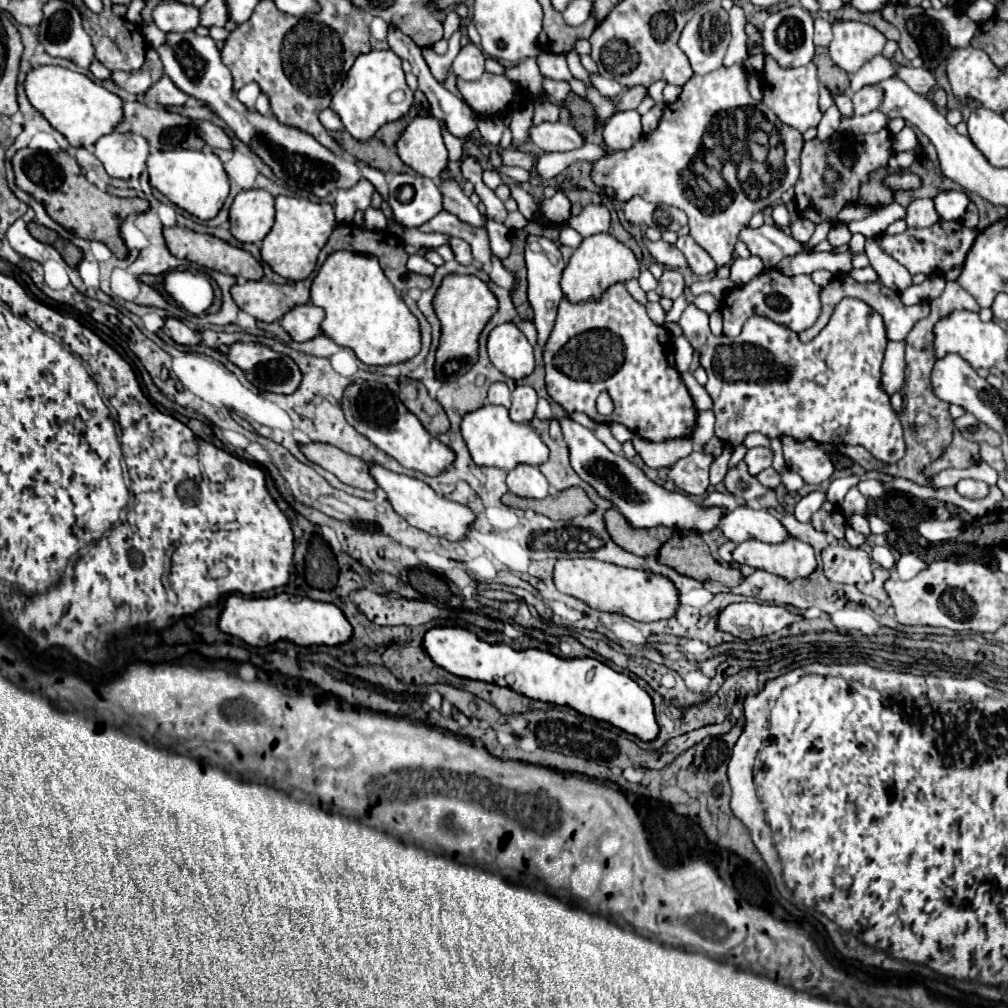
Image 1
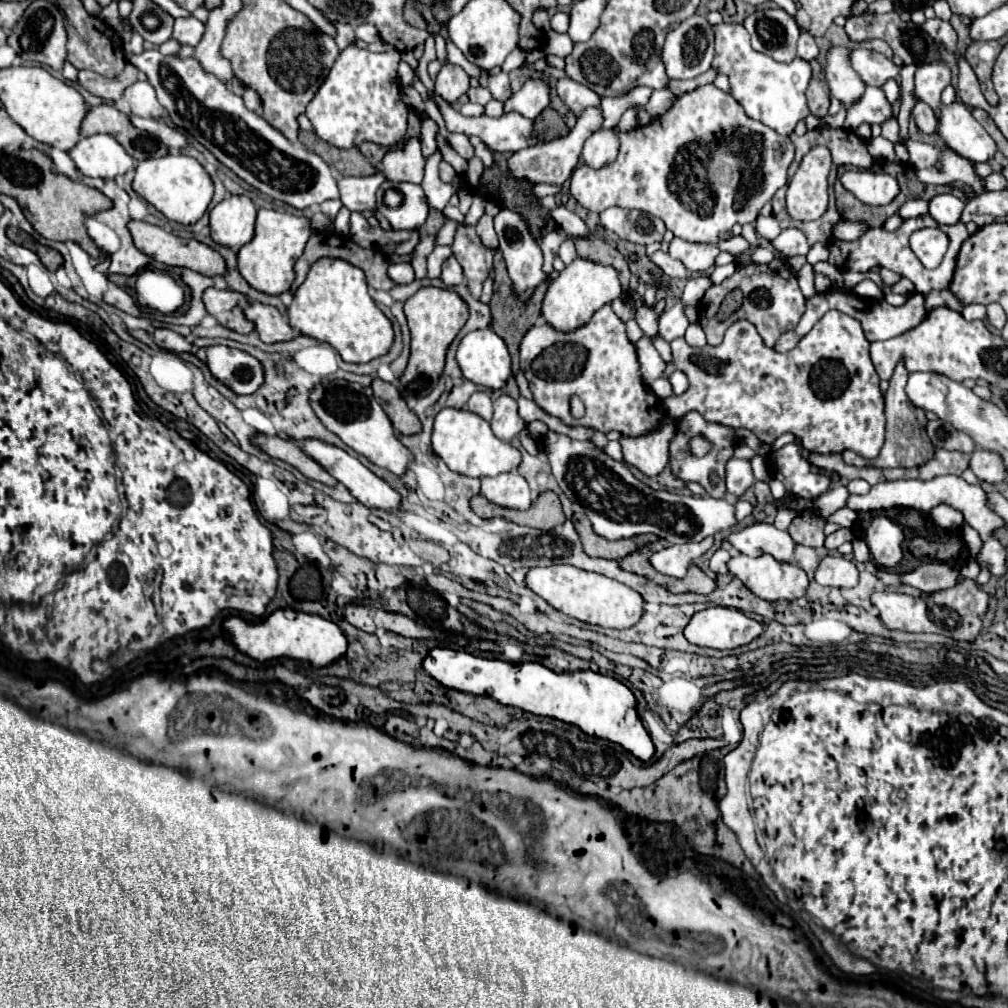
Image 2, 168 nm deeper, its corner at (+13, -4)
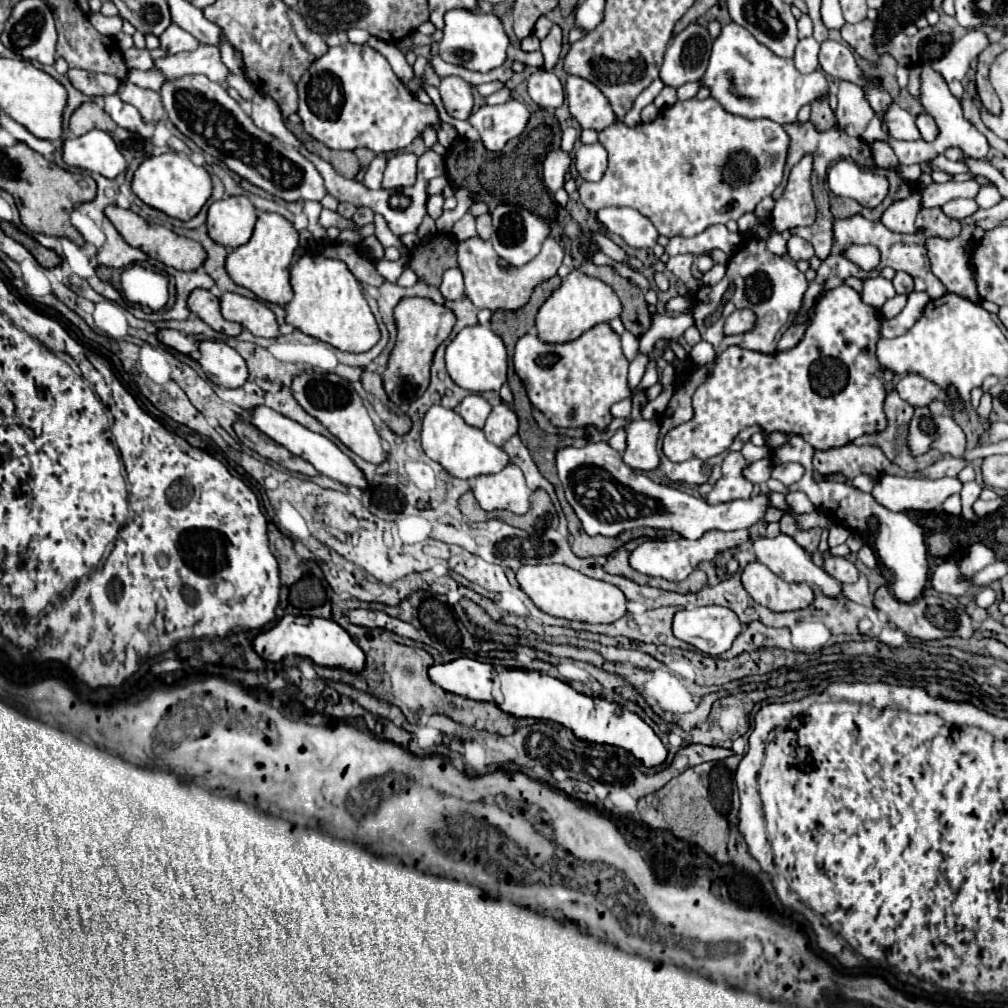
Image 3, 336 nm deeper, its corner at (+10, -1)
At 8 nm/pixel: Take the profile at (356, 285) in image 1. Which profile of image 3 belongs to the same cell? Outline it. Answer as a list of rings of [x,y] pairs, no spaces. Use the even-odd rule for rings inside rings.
[[[304,253],[290,267],[290,283],[294,299],[286,305],[286,323],[300,329],[304,335],[350,353],[362,353],[376,345],[380,339],[376,319],[362,295],[360,283],[342,261]]]

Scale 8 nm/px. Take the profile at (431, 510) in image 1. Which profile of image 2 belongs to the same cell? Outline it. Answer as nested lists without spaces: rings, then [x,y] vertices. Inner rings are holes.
[[[303,440],[299,442],[299,446],[303,448],[303,452],[311,458],[315,458],[333,478],[337,478],[343,486],[349,488],[349,492],[367,508],[377,508],[377,510],[385,510],[385,512],[399,512],[401,510],[401,494],[397,490],[393,490],[383,478],[375,476],[367,466],[363,466],[357,458],[349,456],[345,450],[325,444],[321,440]]]

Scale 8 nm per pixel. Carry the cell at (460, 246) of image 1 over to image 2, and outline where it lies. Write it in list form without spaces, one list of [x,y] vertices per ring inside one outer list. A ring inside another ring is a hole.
[[[449,256],[449,260],[445,260],[443,264],[443,272],[441,272],[441,280],[445,282],[445,286],[457,286],[463,282],[463,268],[459,266],[455,256]]]

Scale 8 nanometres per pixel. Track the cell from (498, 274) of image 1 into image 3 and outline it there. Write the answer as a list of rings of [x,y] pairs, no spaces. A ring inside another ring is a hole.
[[[480,237],[466,239],[458,245],[458,265],[464,275],[464,293],[474,303],[476,309],[490,309],[490,311],[518,311],[520,307],[524,307],[528,303],[532,291],[540,283],[544,283],[556,275],[558,267],[562,265],[562,257],[564,257],[564,249],[552,237],[548,237],[544,241],[540,255],[536,255],[532,261],[528,261],[526,265],[522,265],[518,269],[516,267],[504,269],[498,263],[500,257],[496,255],[492,243],[484,241]]]

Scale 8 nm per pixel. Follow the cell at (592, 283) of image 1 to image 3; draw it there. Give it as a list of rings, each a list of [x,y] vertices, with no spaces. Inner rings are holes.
[[[572,269],[572,273],[562,281],[562,285],[540,307],[536,315],[536,331],[544,343],[566,343],[578,339],[584,331],[600,323],[610,323],[620,315],[620,311],[622,307],[618,303],[618,297],[614,295],[614,291],[610,291],[610,287],[606,287],[606,283],[590,279],[582,271]]]

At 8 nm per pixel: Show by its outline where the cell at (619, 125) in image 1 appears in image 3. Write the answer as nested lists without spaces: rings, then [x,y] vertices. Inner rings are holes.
[[[600,143],[582,145],[574,155],[574,165],[582,181],[600,181],[608,167],[606,163],[608,163],[608,155]]]

